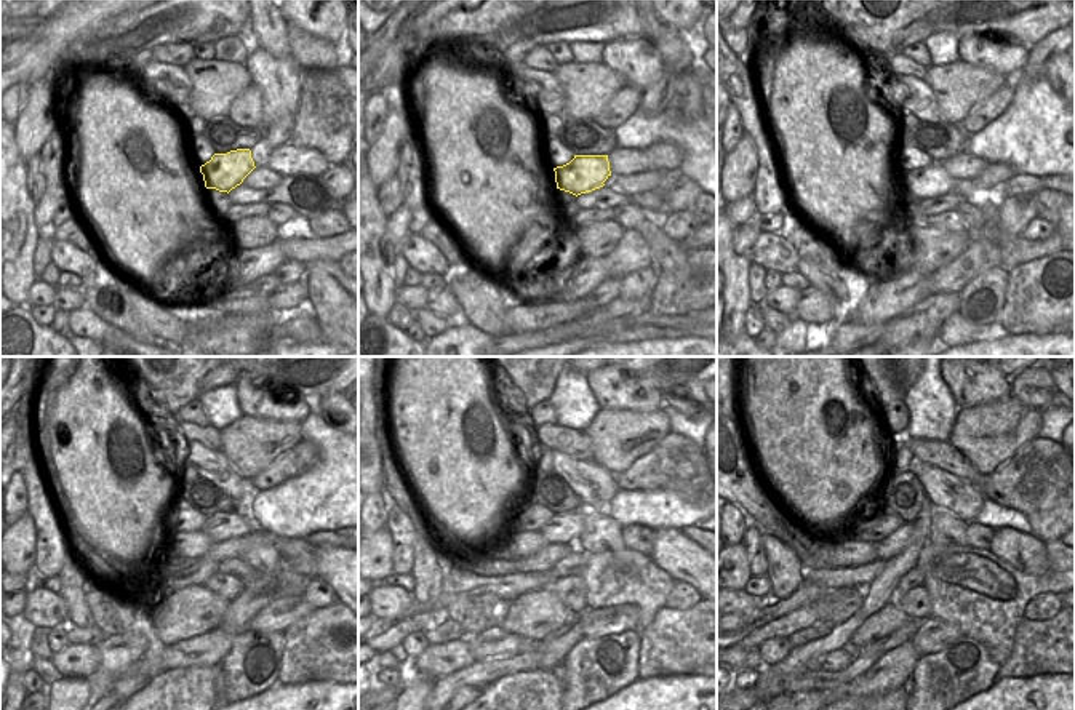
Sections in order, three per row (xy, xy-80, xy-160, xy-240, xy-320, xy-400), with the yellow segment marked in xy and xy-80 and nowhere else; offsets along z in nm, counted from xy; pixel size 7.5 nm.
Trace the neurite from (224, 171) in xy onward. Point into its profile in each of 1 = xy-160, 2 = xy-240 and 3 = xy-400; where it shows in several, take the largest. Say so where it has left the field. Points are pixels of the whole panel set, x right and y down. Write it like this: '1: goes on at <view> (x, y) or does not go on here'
1: goes on at xy-160 (925, 183)
2: goes on at xy-240 (195, 544)
3: goes on at xy-400 (760, 509)

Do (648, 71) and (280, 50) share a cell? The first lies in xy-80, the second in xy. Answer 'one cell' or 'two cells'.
two cells

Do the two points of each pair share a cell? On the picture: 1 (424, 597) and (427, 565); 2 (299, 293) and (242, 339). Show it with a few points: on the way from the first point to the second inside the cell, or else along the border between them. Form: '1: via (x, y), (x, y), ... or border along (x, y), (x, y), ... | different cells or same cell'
1: via (427, 589), (427, 573) | same cell
2: border along (269, 309), (279, 311) | different cells

